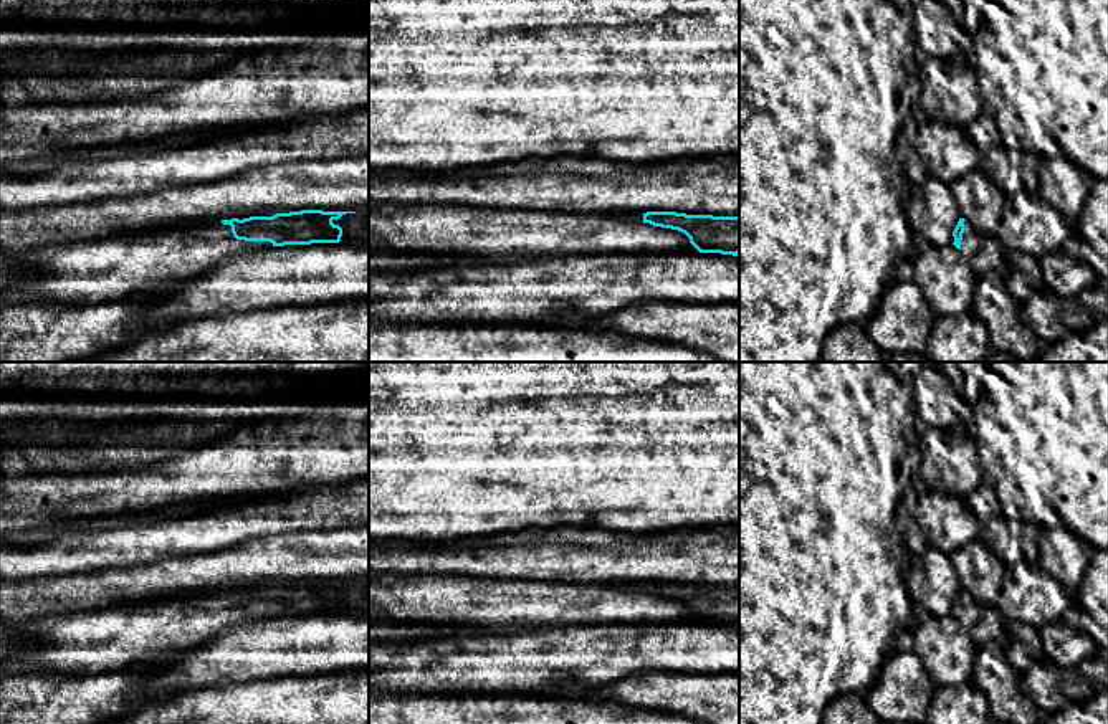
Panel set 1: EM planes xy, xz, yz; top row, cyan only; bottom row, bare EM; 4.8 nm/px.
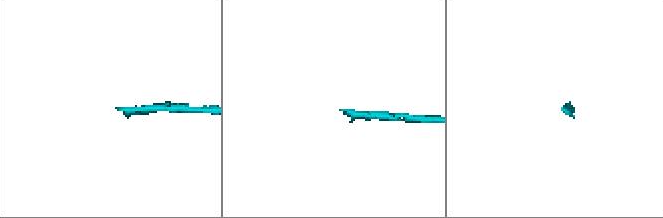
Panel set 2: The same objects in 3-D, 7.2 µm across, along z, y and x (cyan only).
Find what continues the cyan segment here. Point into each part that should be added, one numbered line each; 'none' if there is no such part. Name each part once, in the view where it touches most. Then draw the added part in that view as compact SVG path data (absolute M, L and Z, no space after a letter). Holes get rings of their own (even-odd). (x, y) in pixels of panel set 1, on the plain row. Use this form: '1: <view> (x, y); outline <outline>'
1: xy (83, 643); outline M222 592L41 617L18 625L26 645L17 656L0 661L0 679L121 671L141 661L172 658L220 630L268 617L273 613L236 610Z

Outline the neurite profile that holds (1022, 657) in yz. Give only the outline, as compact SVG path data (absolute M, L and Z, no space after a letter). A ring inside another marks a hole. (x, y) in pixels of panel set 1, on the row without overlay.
M1009 620L1005 622L1005 630L1012 638L1005 648L1005 656L1019 674L1027 673L1037 661L1045 658L1037 628L1024 622Z

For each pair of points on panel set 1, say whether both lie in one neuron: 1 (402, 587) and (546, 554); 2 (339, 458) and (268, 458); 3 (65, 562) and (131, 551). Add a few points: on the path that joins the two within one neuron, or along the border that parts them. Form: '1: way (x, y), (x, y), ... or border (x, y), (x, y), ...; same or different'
1: border (417, 576), (495, 579); different
2: way (321, 458), (286, 458); same
3: way (81, 551), (114, 551); same

